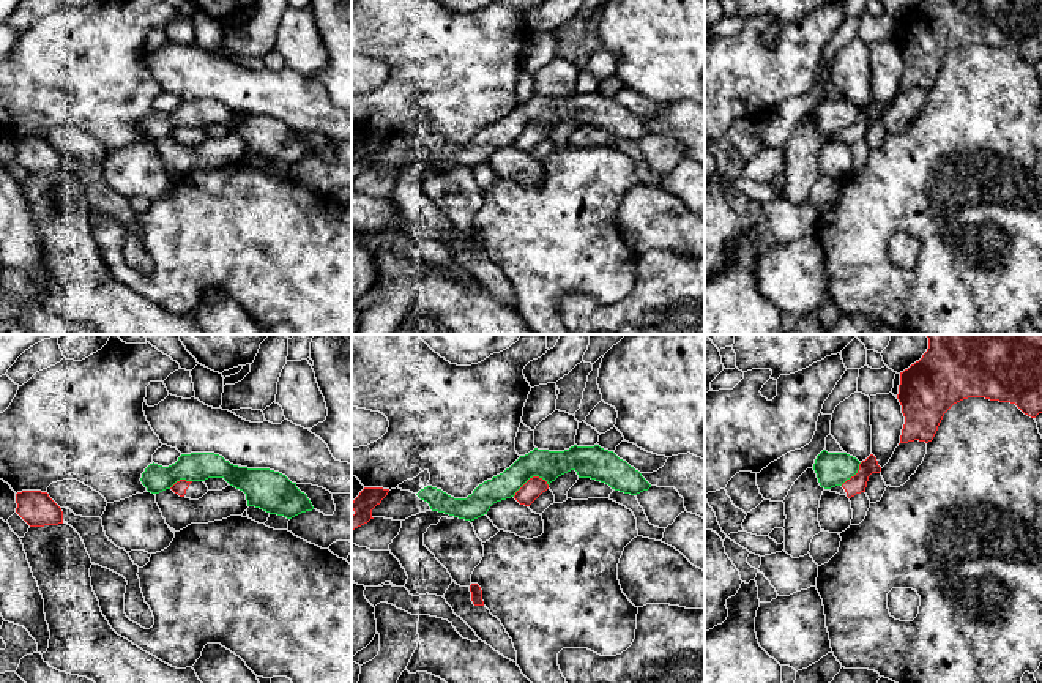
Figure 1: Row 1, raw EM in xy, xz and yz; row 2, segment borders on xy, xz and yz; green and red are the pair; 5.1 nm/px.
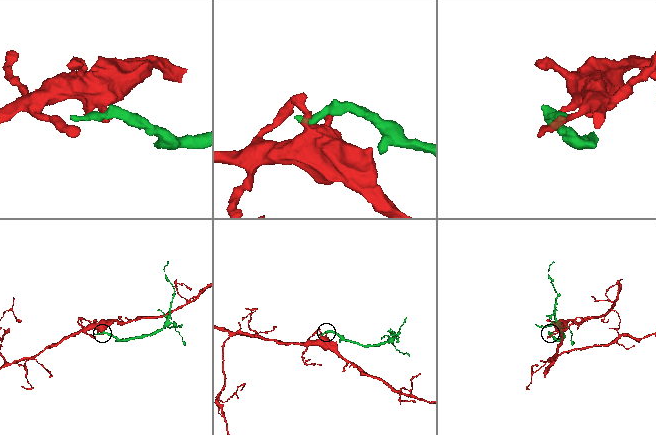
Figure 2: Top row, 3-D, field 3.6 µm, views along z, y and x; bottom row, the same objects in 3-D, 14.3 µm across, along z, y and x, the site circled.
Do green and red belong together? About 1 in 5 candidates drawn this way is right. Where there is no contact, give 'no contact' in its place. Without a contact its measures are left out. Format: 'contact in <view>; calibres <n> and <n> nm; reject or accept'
contact in xz; calibres 150 and 100 nm; reject

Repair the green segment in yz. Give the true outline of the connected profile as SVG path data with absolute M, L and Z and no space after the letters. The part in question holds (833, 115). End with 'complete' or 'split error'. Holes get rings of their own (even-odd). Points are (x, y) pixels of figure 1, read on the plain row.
M823 96L813 110L818 129L824 136L842 132L859 117L859 107L847 99L828 99Z | complete

